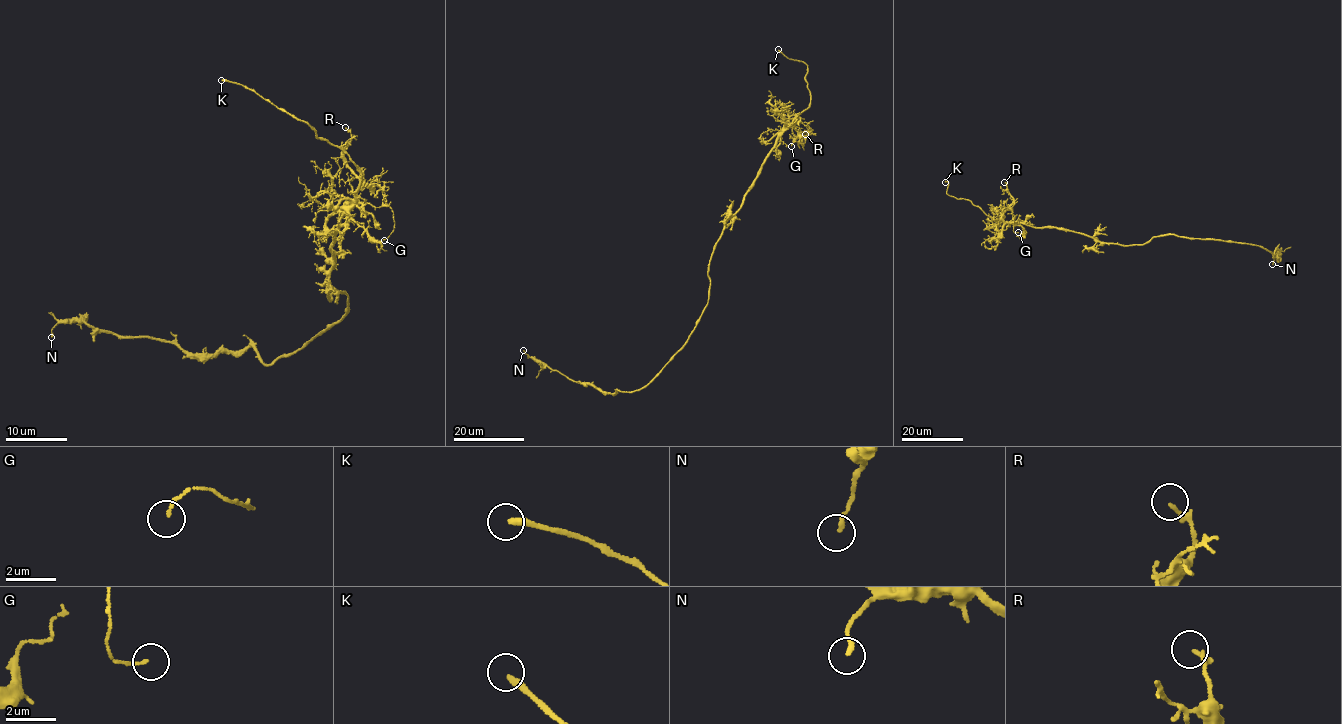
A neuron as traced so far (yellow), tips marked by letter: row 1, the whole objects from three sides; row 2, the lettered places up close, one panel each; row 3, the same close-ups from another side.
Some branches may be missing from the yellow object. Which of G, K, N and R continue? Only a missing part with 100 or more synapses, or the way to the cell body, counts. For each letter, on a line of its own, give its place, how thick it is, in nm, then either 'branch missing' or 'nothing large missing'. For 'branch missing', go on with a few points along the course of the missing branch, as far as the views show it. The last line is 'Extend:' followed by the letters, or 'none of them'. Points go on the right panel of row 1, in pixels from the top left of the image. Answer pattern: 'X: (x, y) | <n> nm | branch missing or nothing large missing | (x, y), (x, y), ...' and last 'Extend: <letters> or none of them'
G: (1018, 232) | 130 nm | nothing large missing
K: (945, 182) | 260 nm | branch missing | (945, 182), (942, 170), (932, 160), (915, 130)
N: (1272, 264) | 170 nm | nothing large missing
R: (1004, 182) | 160 nm | nothing large missing
Extend: K

